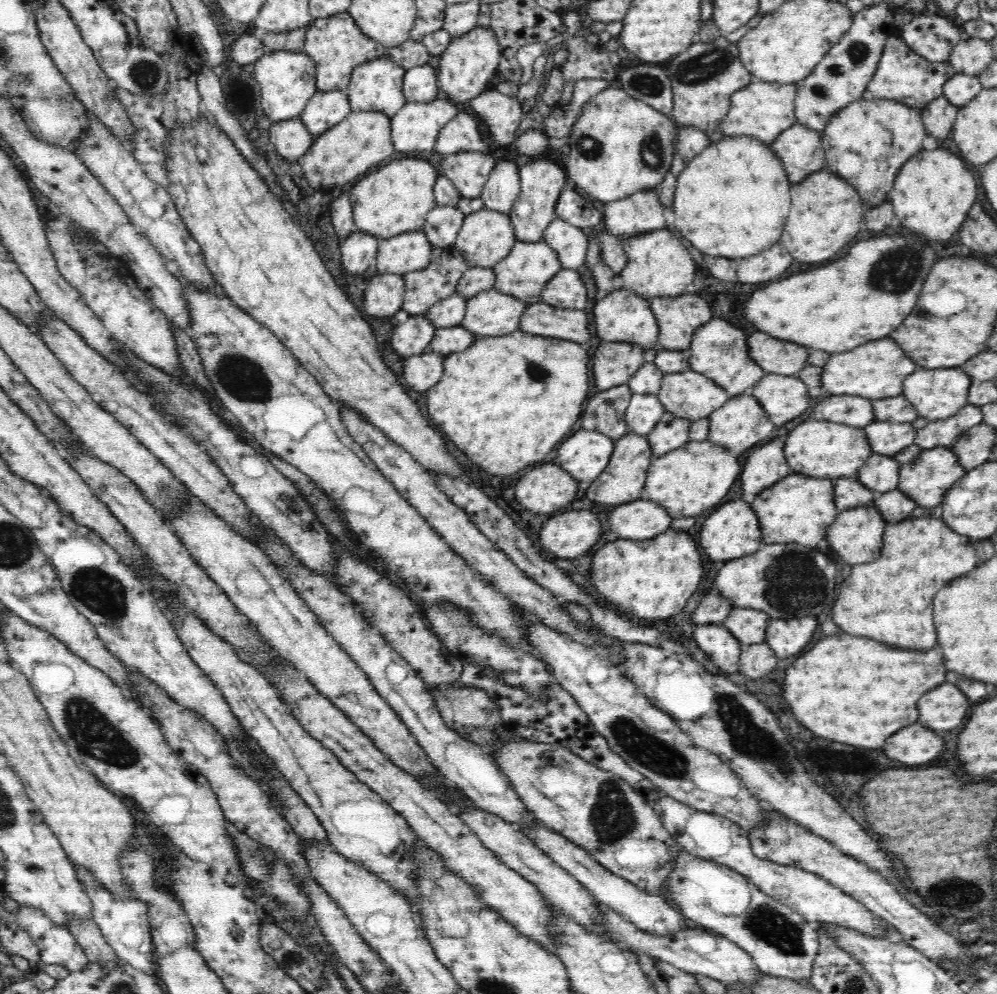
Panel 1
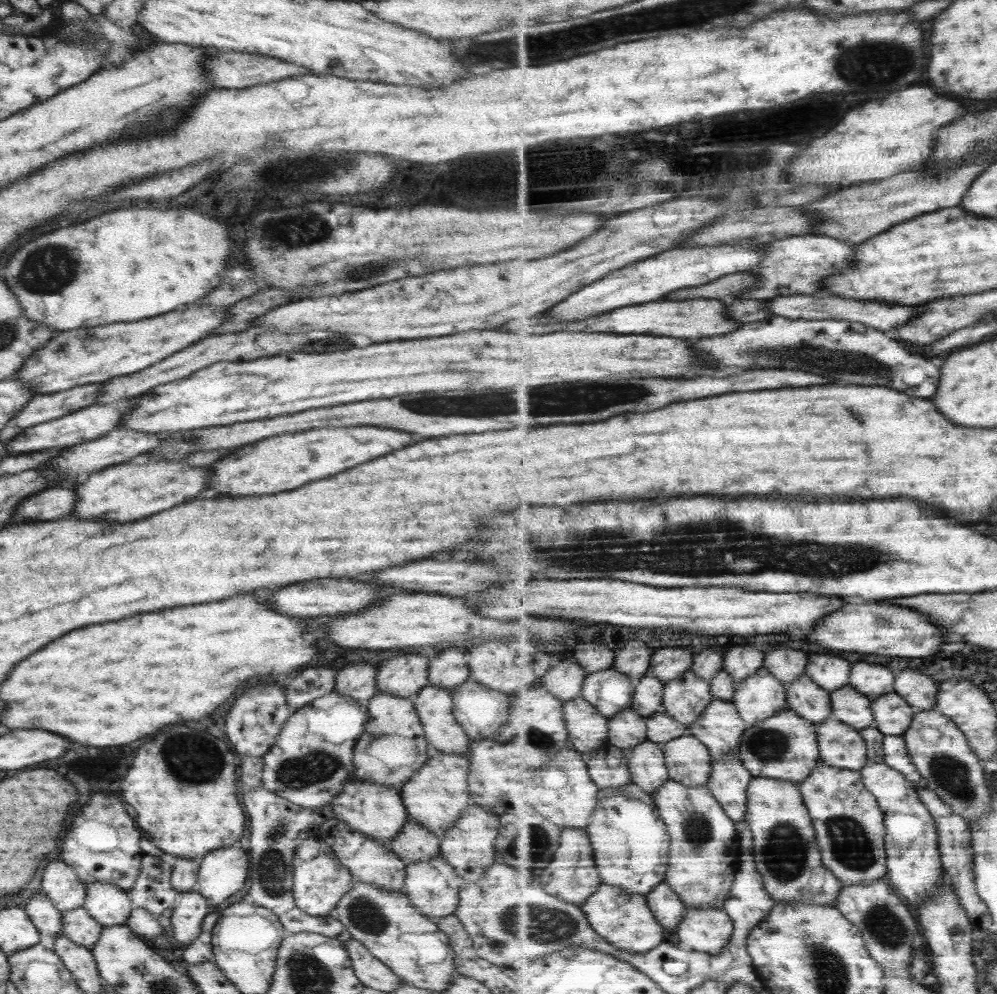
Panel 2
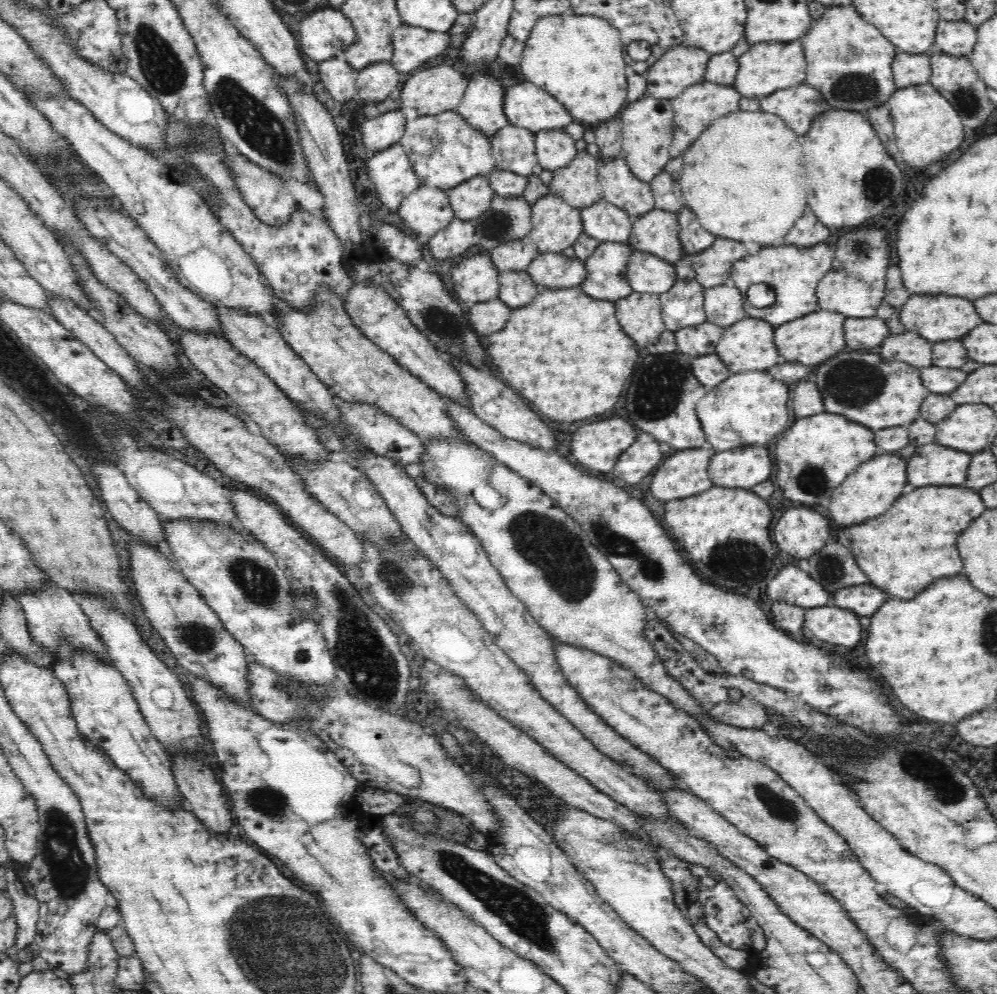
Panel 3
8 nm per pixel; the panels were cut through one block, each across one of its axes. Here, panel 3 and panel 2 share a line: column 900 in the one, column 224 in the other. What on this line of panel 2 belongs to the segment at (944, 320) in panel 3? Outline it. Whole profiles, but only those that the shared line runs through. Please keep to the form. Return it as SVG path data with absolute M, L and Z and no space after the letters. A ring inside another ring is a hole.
M188 306L182 312L168 312L152 320L118 322L94 328L74 328L60 332L56 340L52 338L44 348L36 349L36 354L24 362L24 372L20 368L18 380L34 384L36 394L48 394L58 390L68 390L72 386L96 384L110 380L120 374L130 374L148 368L174 352L192 346L196 340L208 336L218 324L226 320L226 312L210 306Z

